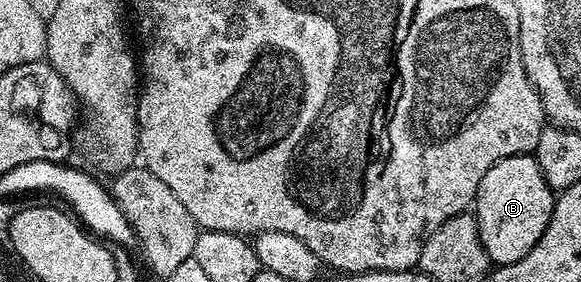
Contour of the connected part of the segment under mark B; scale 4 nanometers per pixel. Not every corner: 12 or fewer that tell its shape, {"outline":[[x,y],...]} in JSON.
{"outline":[[534,156],[485,171],[473,212],[492,266],[517,263],[556,196]]}

